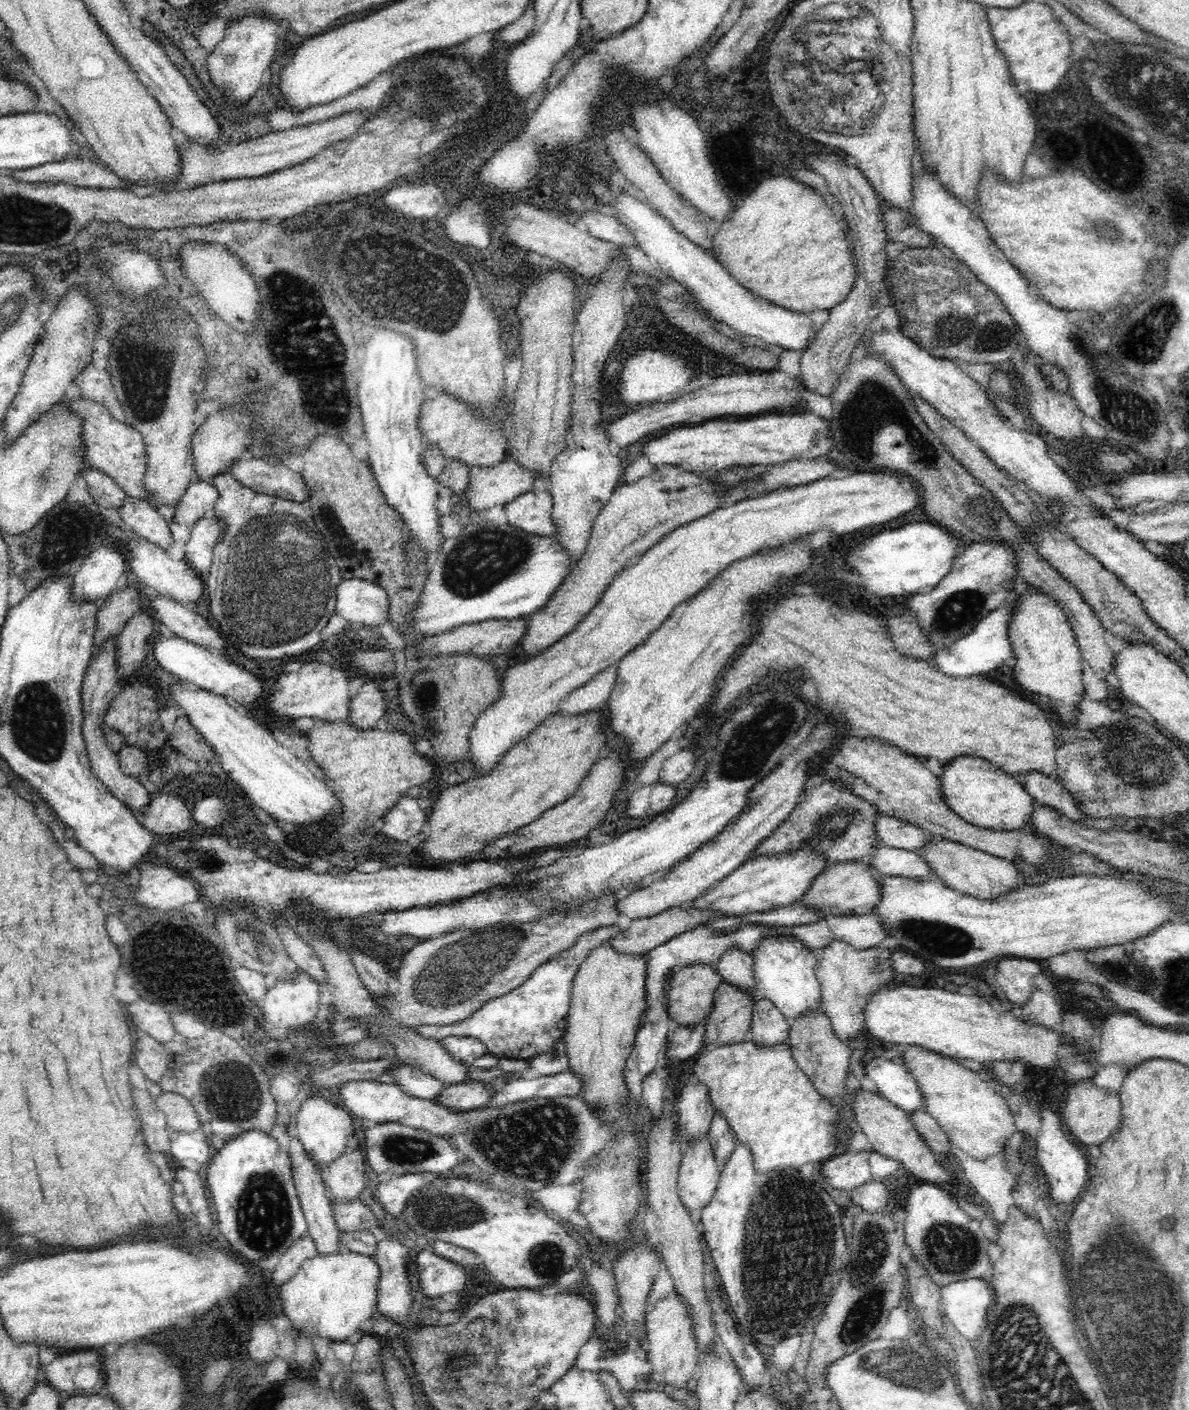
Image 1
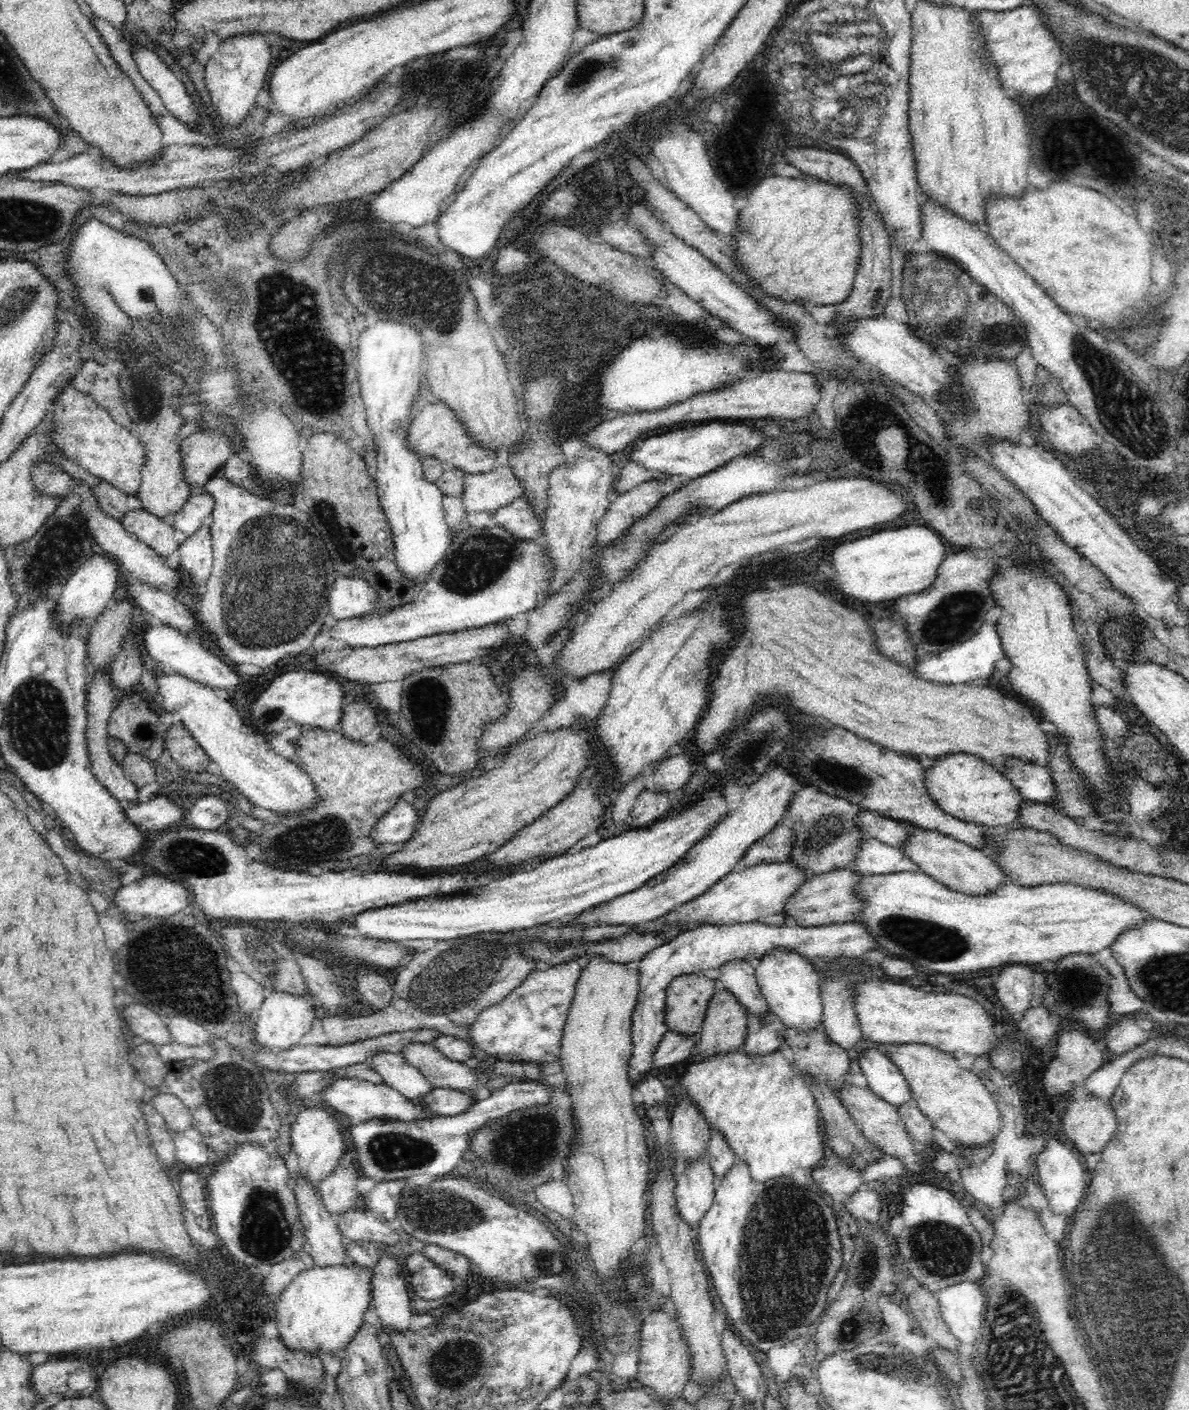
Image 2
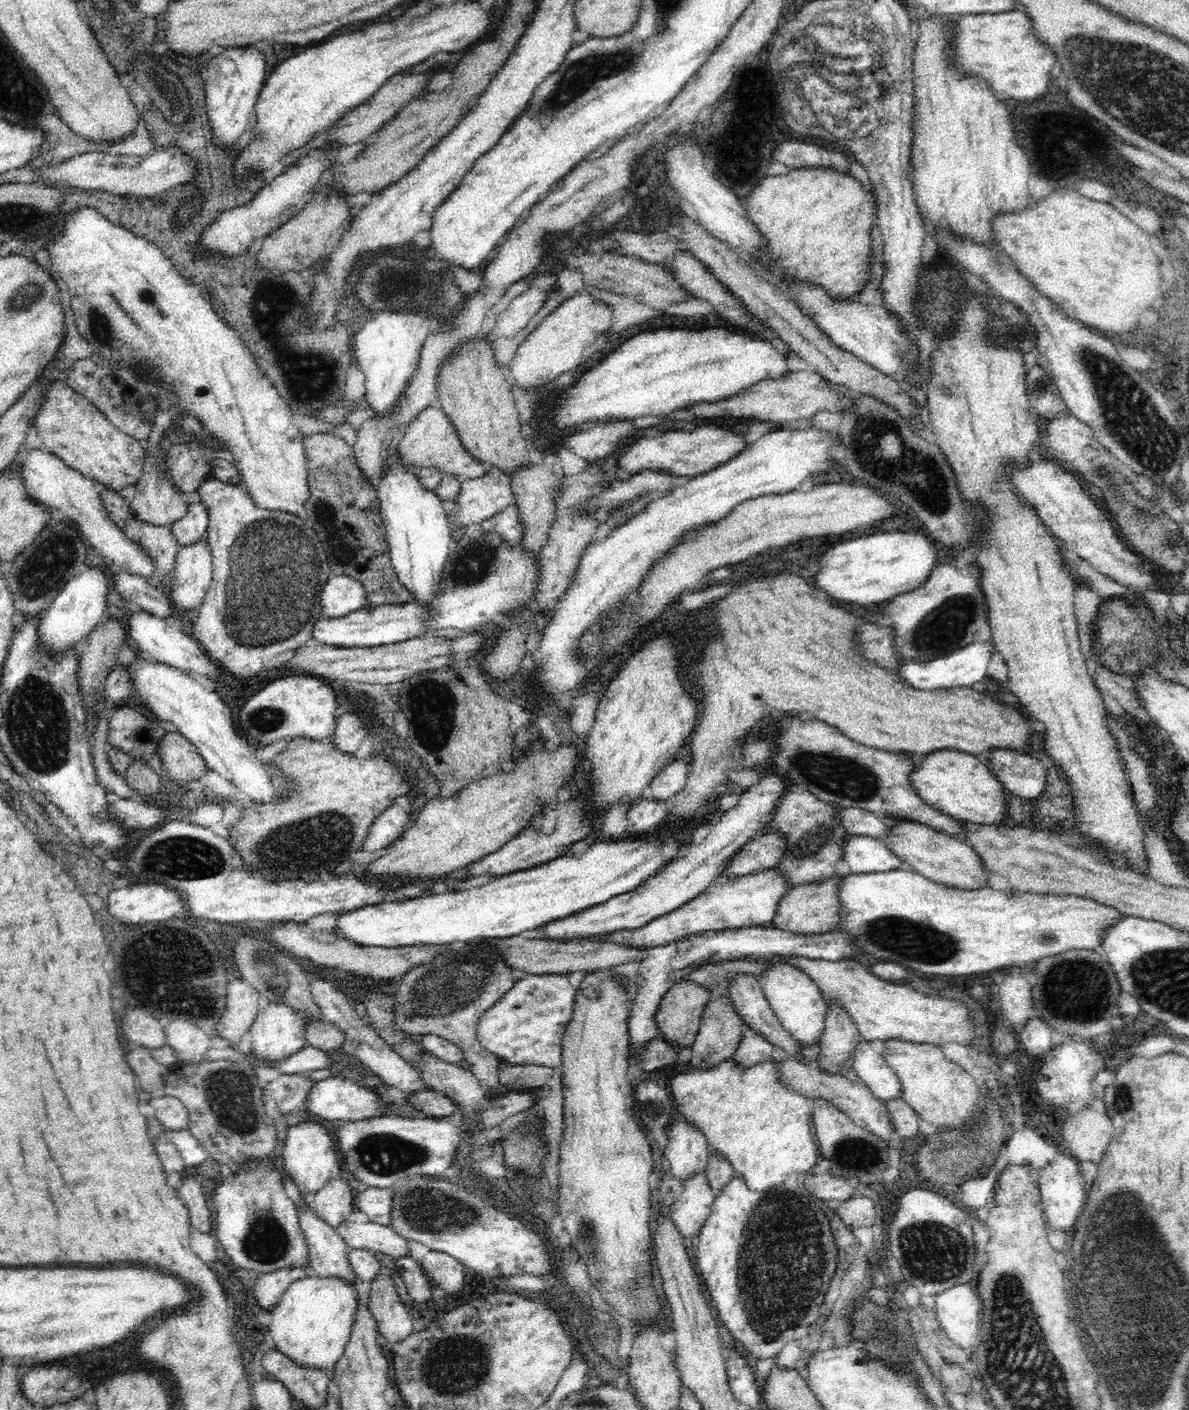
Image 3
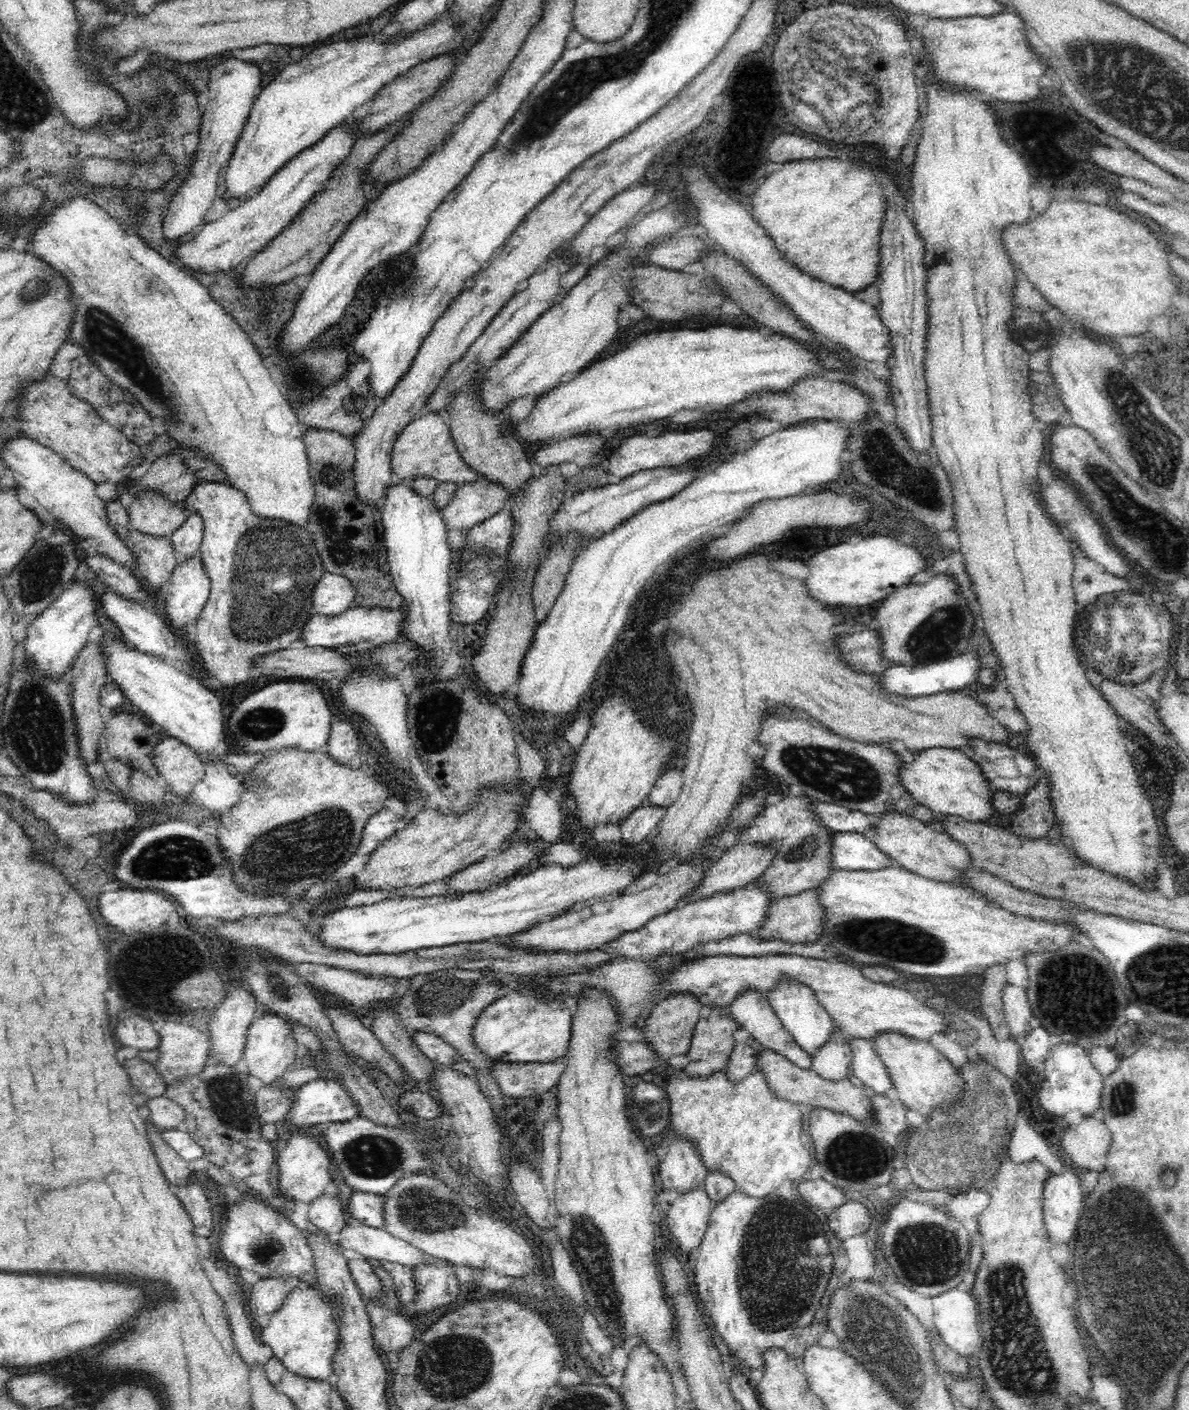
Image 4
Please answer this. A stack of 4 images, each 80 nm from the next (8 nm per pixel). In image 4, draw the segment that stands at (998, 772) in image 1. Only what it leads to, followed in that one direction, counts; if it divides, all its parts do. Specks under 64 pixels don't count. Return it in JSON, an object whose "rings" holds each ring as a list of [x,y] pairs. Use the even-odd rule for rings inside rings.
{"rings":[[[939,748],[914,752],[913,762],[903,762],[900,776],[908,794],[920,805],[930,809],[936,819],[952,816],[972,823],[990,823],[997,816],[992,808],[995,788],[992,788],[992,783],[988,783],[982,767],[965,750]]]}

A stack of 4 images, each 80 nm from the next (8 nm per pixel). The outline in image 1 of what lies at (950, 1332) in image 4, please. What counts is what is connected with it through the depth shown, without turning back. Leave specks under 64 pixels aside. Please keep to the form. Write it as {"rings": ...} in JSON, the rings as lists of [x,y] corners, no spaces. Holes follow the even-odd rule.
{"rings":[[[961,1279],[940,1287],[941,1311],[956,1331],[968,1340],[976,1340],[986,1328],[986,1312],[994,1300],[991,1281]]]}

